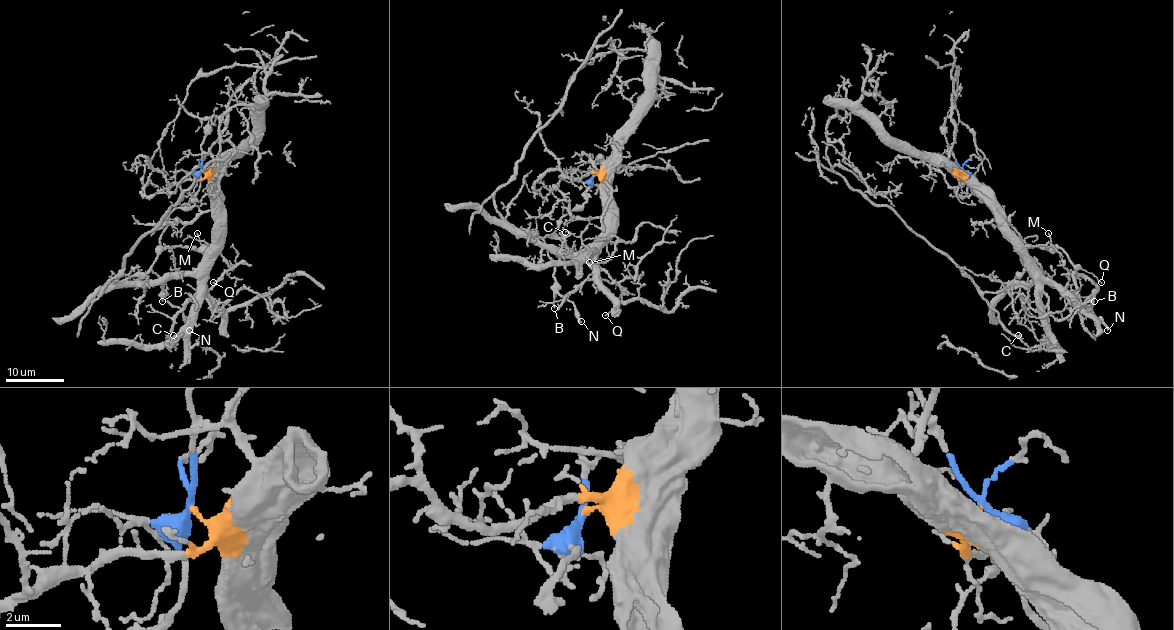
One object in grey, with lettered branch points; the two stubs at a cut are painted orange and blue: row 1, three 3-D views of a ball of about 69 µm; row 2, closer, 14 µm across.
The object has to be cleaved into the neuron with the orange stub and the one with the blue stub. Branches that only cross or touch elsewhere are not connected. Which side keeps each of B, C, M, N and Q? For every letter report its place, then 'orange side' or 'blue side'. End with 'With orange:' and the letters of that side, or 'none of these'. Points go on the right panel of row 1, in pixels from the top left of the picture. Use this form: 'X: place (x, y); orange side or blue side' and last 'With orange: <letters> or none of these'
B: place (1094, 301); blue side
C: place (1018, 335); orange side
M: place (1048, 233); blue side
N: place (1107, 330); blue side
Q: place (1101, 282); blue side
With orange: C

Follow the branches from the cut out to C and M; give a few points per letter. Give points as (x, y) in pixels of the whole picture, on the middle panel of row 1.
C: (594, 175), (600, 180), (604, 201), (606, 231), (588, 253), (562, 260), (562, 241), (571, 234), (565, 231)
M: (593, 175), (587, 199), (561, 220), (552, 236), (588, 262)

